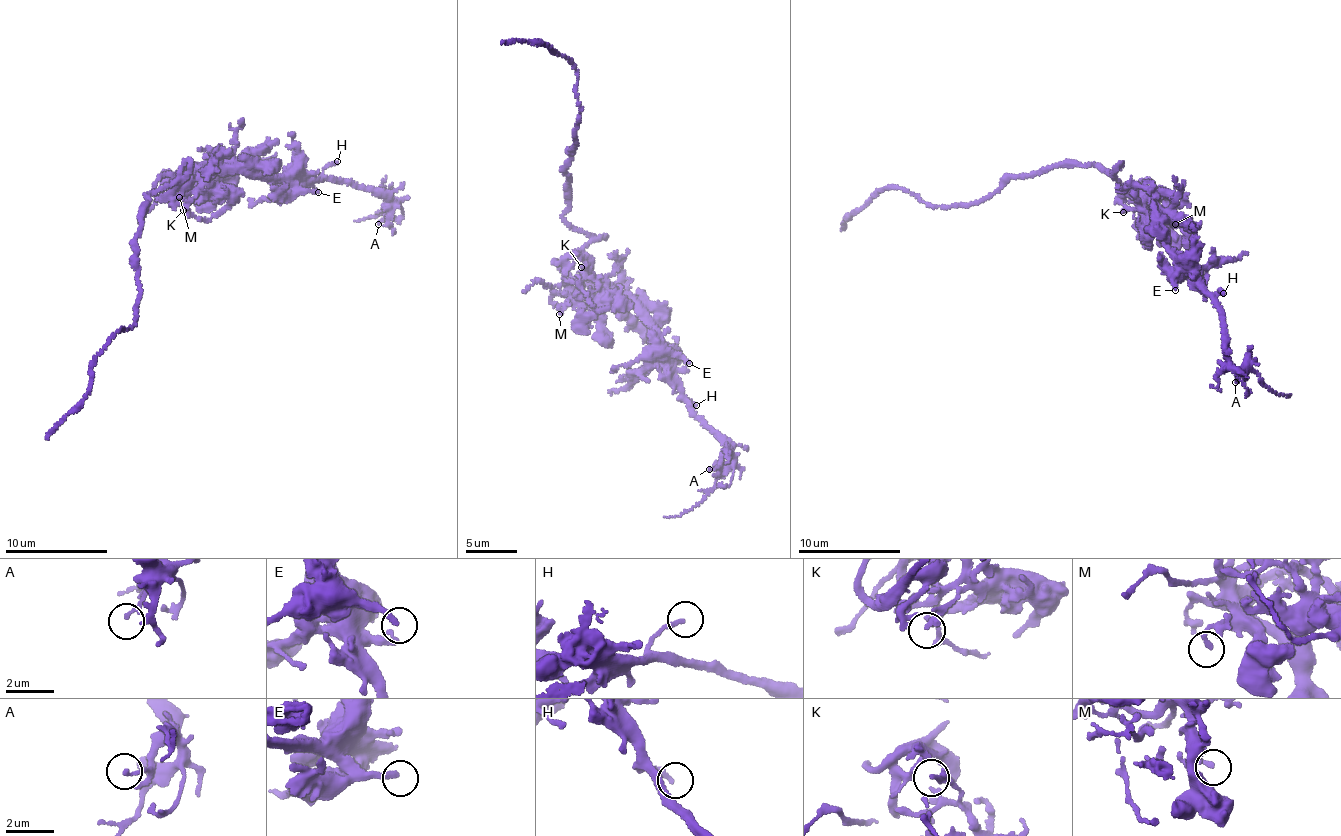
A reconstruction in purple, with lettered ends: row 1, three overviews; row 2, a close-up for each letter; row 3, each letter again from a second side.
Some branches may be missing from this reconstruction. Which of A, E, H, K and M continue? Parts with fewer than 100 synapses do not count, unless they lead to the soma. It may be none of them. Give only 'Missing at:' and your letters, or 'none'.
Missing at: E

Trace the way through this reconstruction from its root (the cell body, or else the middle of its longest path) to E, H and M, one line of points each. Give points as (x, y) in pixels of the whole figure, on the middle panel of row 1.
E: (586, 234), (591, 241), (584, 255), (592, 274), (636, 298), (669, 352), (683, 355), (689, 363)
H: (586, 234), (591, 241), (584, 250), (585, 265), (597, 279), (638, 302), (681, 399), (696, 405)
M: (586, 234), (591, 241), (584, 250), (585, 272), (570, 286), (571, 293), (559, 314)

